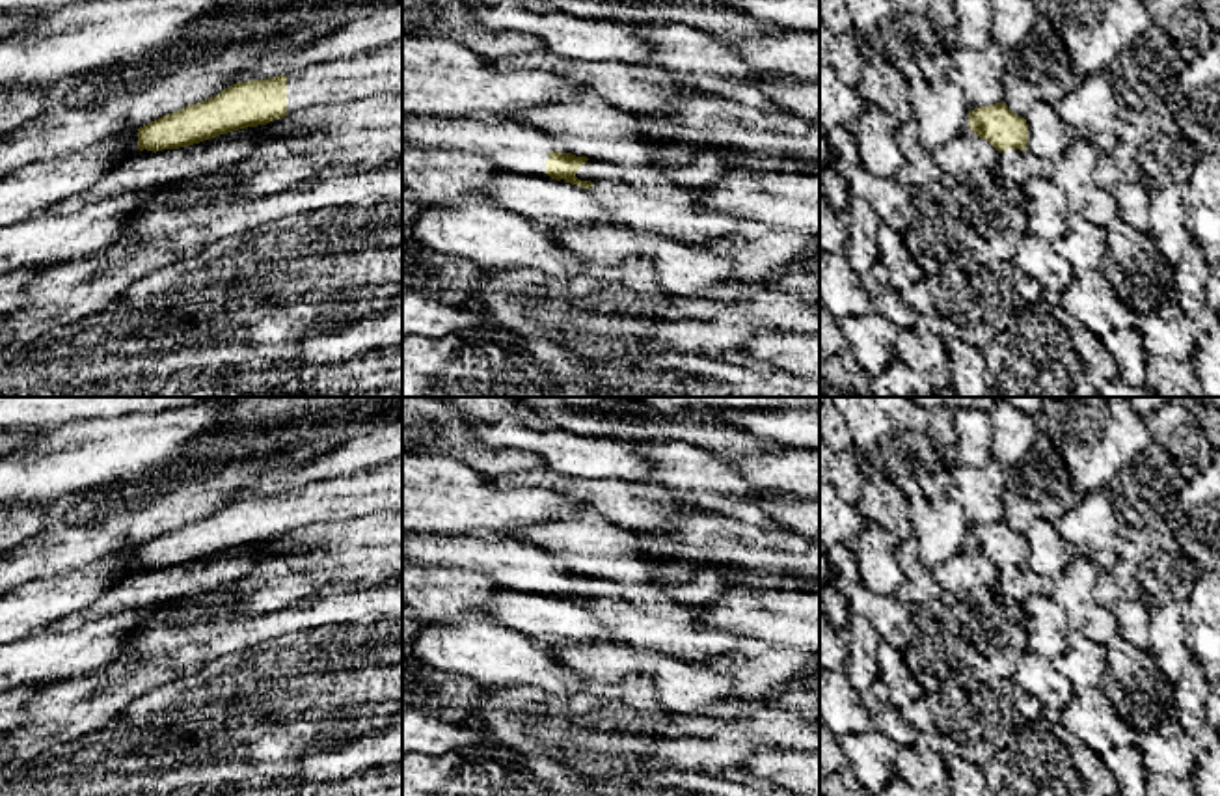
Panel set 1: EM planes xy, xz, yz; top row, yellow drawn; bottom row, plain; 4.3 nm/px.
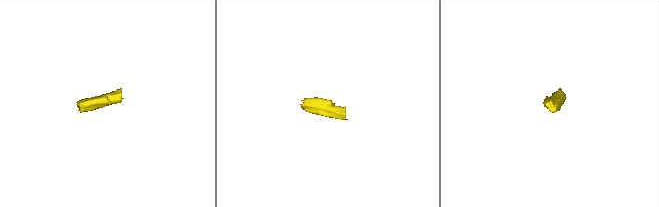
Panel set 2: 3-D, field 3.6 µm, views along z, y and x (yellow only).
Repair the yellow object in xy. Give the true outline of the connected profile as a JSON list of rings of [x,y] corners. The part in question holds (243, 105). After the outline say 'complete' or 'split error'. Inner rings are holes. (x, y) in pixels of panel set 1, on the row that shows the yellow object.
[[[402,39],[350,58],[311,63],[300,71],[264,80],[237,82],[218,95],[166,114],[138,129],[134,164],[147,164],[156,151],[179,149],[238,129],[266,125],[296,110],[343,104],[369,95],[402,93]]] | split error

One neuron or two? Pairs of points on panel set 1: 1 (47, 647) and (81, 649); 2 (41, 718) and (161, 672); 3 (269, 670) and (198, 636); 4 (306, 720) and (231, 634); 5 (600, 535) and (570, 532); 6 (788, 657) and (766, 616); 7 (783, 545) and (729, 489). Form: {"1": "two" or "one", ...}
{"1": "one", "2": "one", "3": "two", "4": "two", "5": "one", "6": "two", "7": "two"}

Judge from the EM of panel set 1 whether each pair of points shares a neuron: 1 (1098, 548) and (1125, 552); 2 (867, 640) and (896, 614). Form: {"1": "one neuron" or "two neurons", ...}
{"1": "two neurons", "2": "two neurons"}

